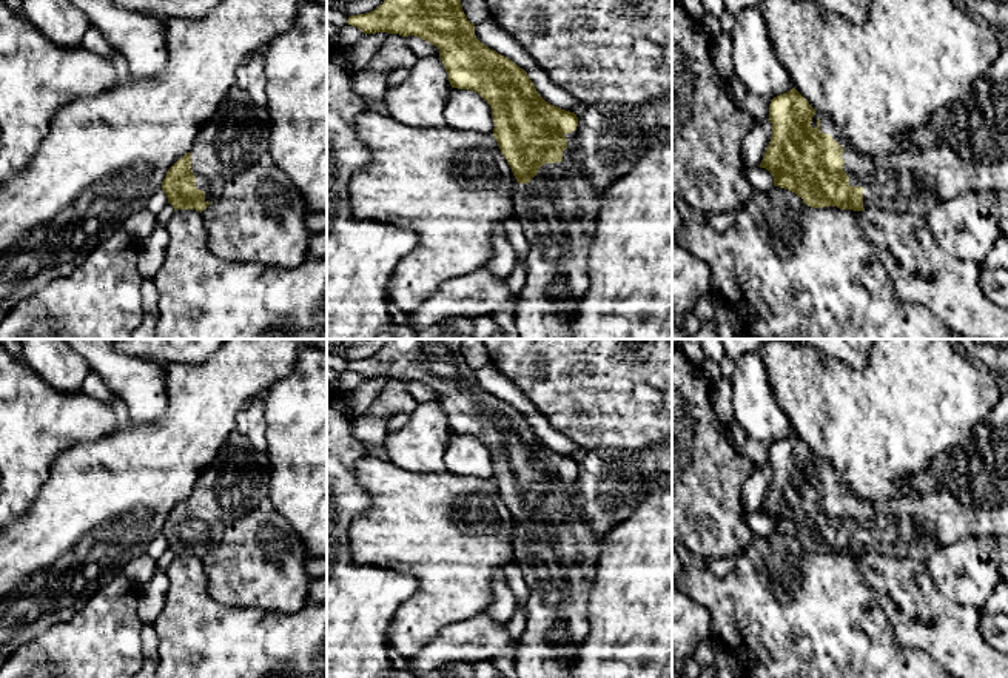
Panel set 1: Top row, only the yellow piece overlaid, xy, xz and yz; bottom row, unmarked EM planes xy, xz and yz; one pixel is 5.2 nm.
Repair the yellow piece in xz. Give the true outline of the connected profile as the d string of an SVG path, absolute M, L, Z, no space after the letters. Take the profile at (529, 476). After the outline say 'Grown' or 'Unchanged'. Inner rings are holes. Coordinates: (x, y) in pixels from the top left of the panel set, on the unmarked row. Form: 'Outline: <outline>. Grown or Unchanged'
Outline: M387 339L384 348L375 356L350 361L347 368L364 379L388 378L430 387L439 394L452 433L475 436L490 450L495 467L493 481L516 524L513 561L521 567L529 589L526 630L513 656L515 673L518 678L570 678L569 670L575 655L590 632L587 606L603 544L603 539L589 530L580 512L570 504L566 481L576 475L576 459L547 448L522 413L476 384L475 370L462 356L461 339Z. Grown

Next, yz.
Outline: M977 425L963 445L937 456L926 470L902 481L900 496L889 501L854 496L834 467L817 458L795 433L771 445L769 467L772 482L760 513L766 513L774 521L775 532L795 538L812 553L837 552L858 558L872 552L911 558L923 564L939 547L963 538L1008 535L1008 425Z. Grown

